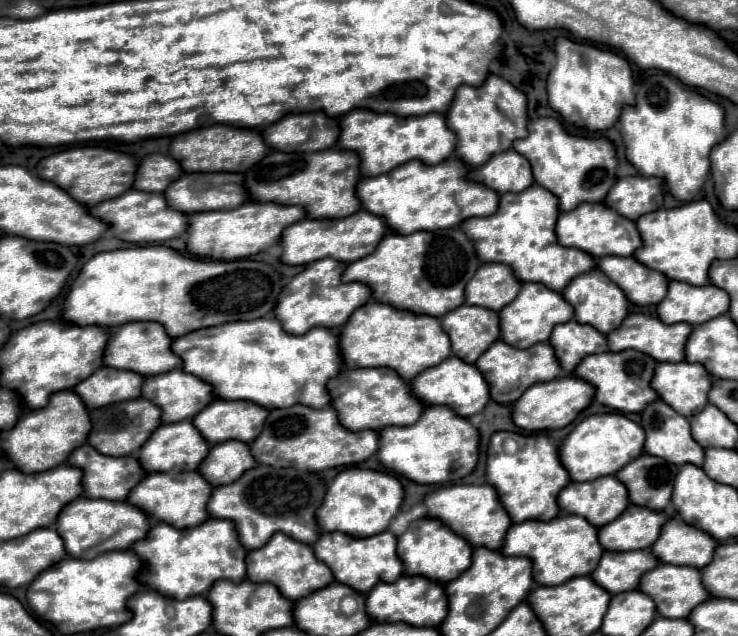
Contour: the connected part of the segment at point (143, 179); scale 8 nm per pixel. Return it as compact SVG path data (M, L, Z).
M152 153L144 157L138 165L138 173L134 177L134 189L162 193L180 175L182 175L182 169L172 157Z

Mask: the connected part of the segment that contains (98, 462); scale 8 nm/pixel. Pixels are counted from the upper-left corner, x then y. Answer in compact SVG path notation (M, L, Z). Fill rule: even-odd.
M82 445L74 449L74 453L68 457L68 465L78 467L82 471L82 489L86 497L94 499L110 499L110 501L124 501L130 493L130 489L140 483L140 479L146 475L146 471L140 467L138 459L128 455L128 457L106 457L100 455L94 447Z

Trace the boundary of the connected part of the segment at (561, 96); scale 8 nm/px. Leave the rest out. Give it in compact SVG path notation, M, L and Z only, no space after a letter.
M556 39L556 65L548 75L548 103L562 120L585 131L610 129L626 105L634 105L634 81L624 57L570 39Z

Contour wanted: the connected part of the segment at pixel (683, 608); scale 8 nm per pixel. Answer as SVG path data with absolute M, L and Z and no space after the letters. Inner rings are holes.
M658 565L652 571L642 575L642 581L638 585L638 589L642 593L646 593L648 597L654 599L656 603L656 613L660 617L670 617L670 619L686 619L690 609L694 609L694 605L700 605L702 601L708 599L706 589L702 589L702 581L700 581L700 571L694 567L680 567L680 565Z

